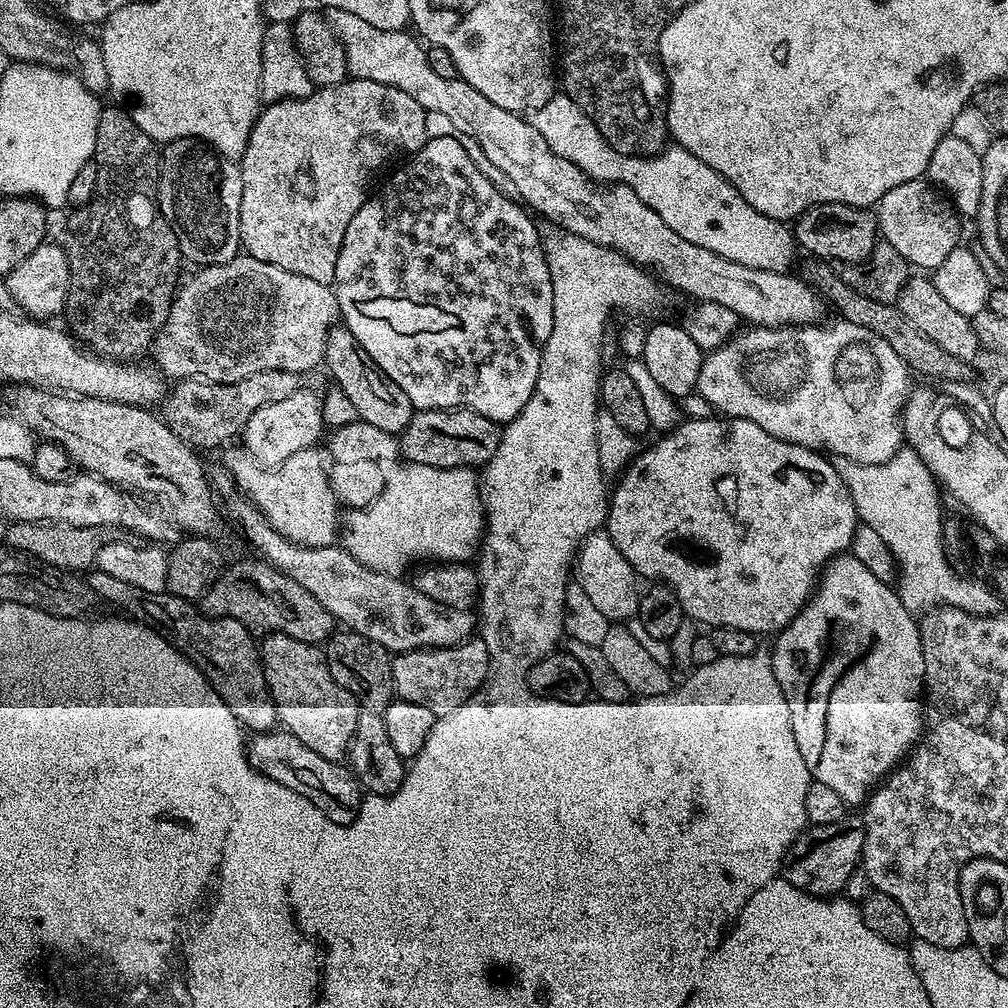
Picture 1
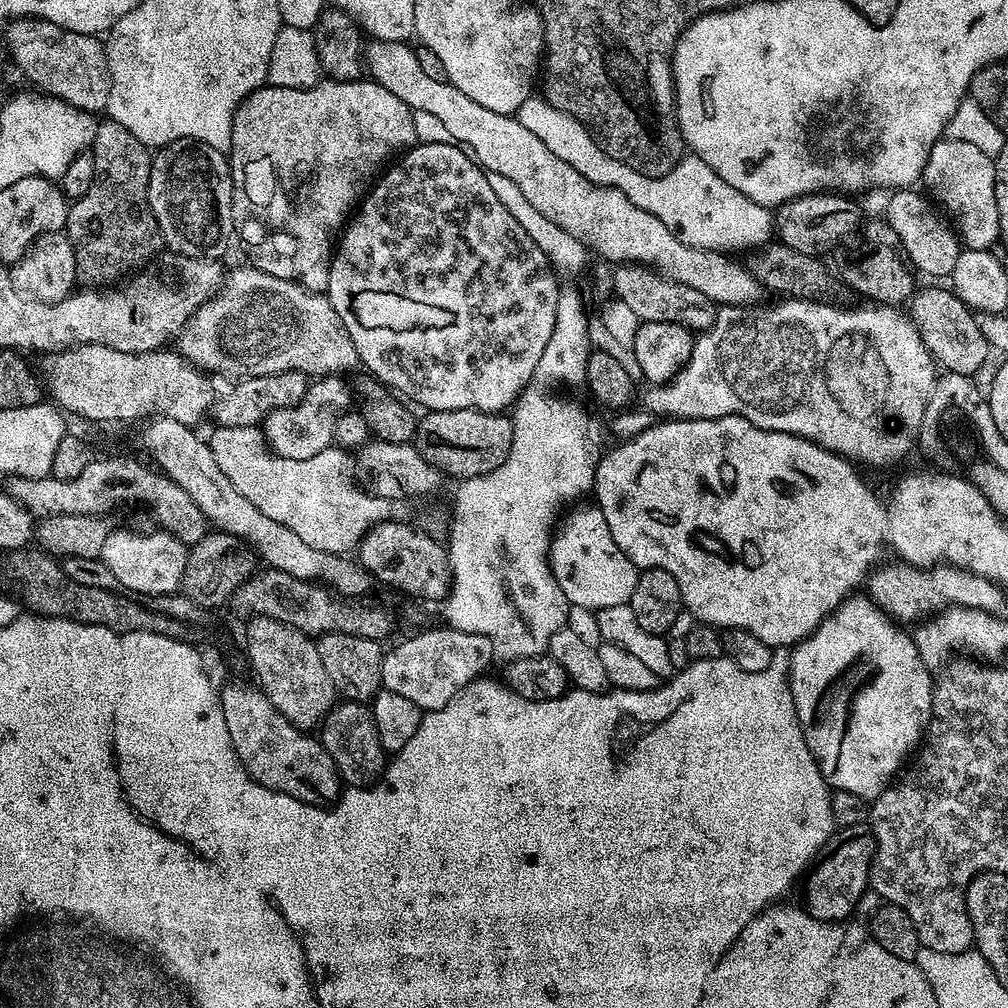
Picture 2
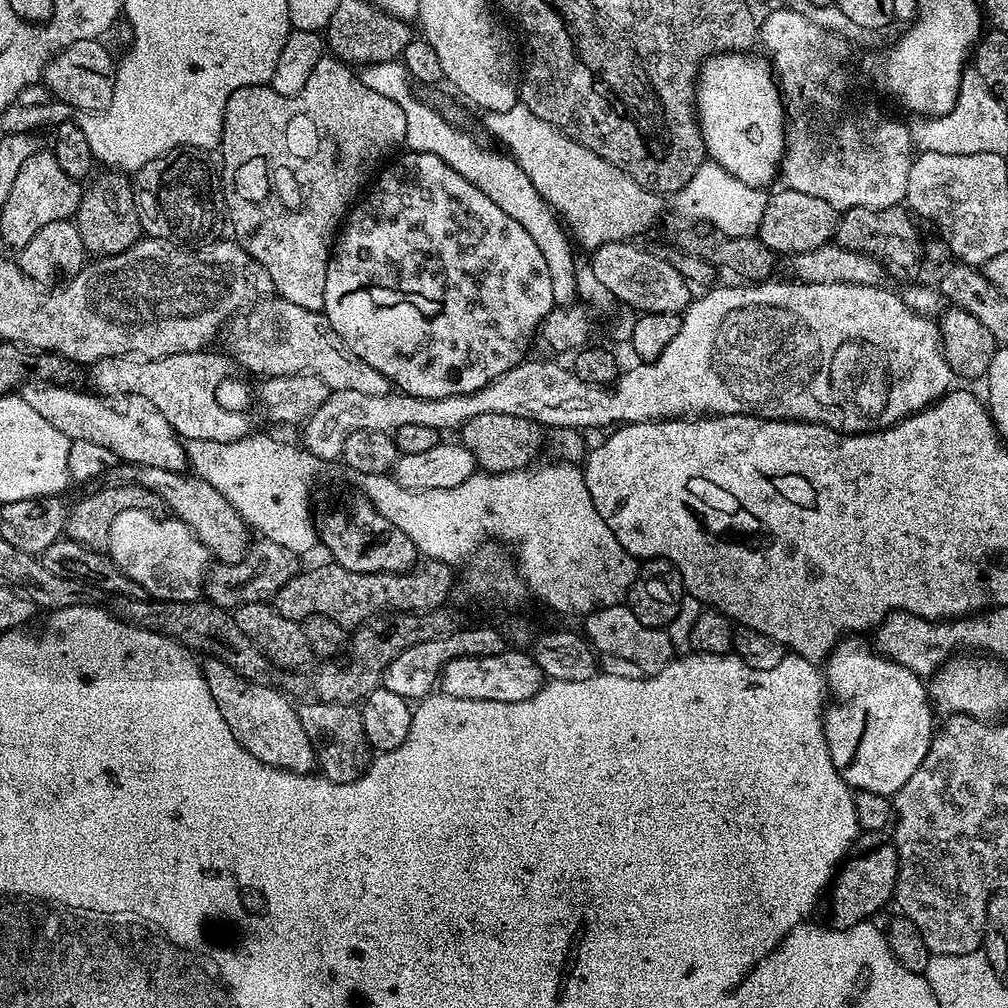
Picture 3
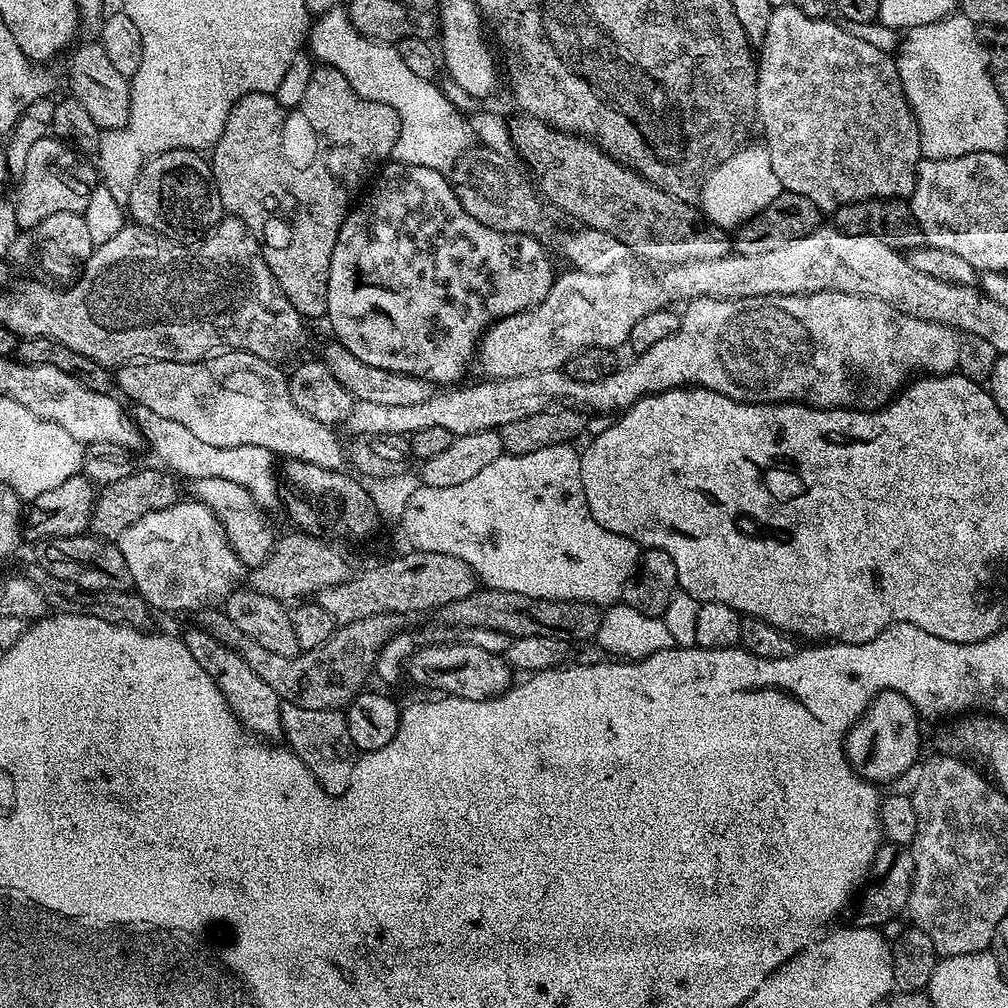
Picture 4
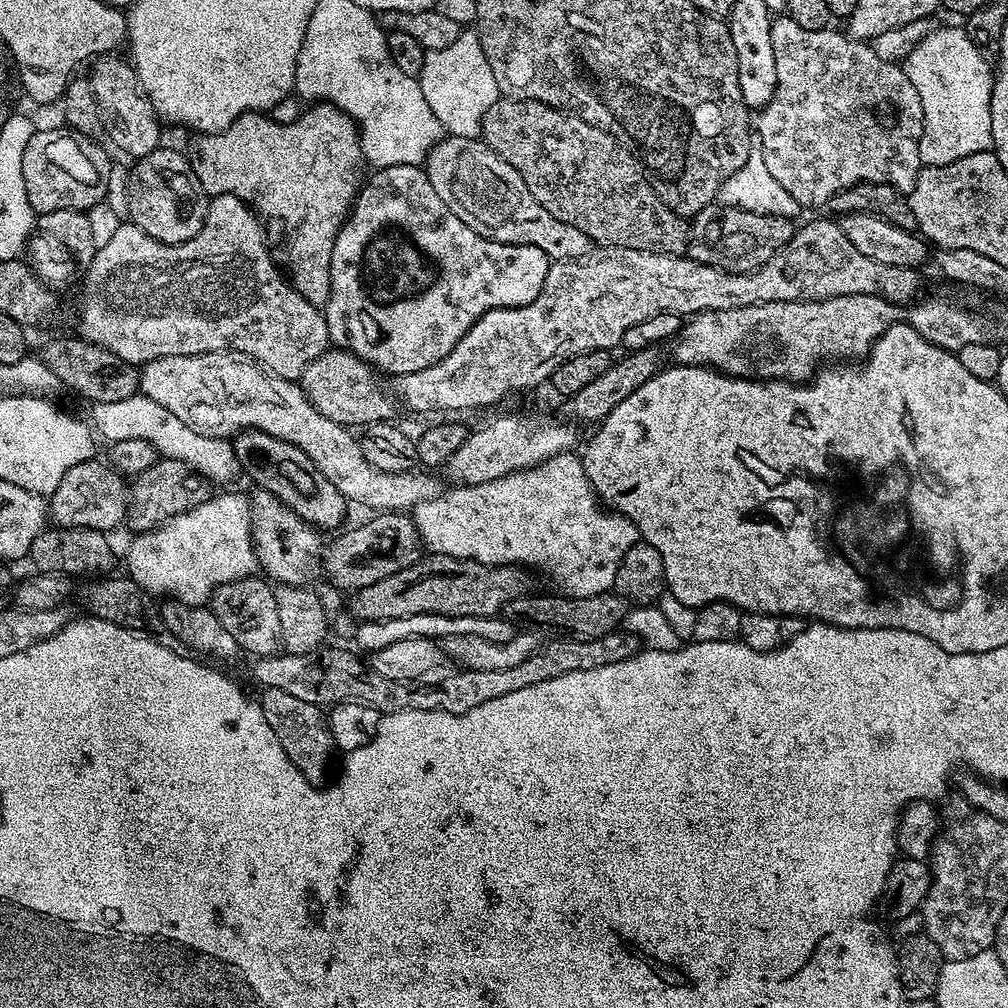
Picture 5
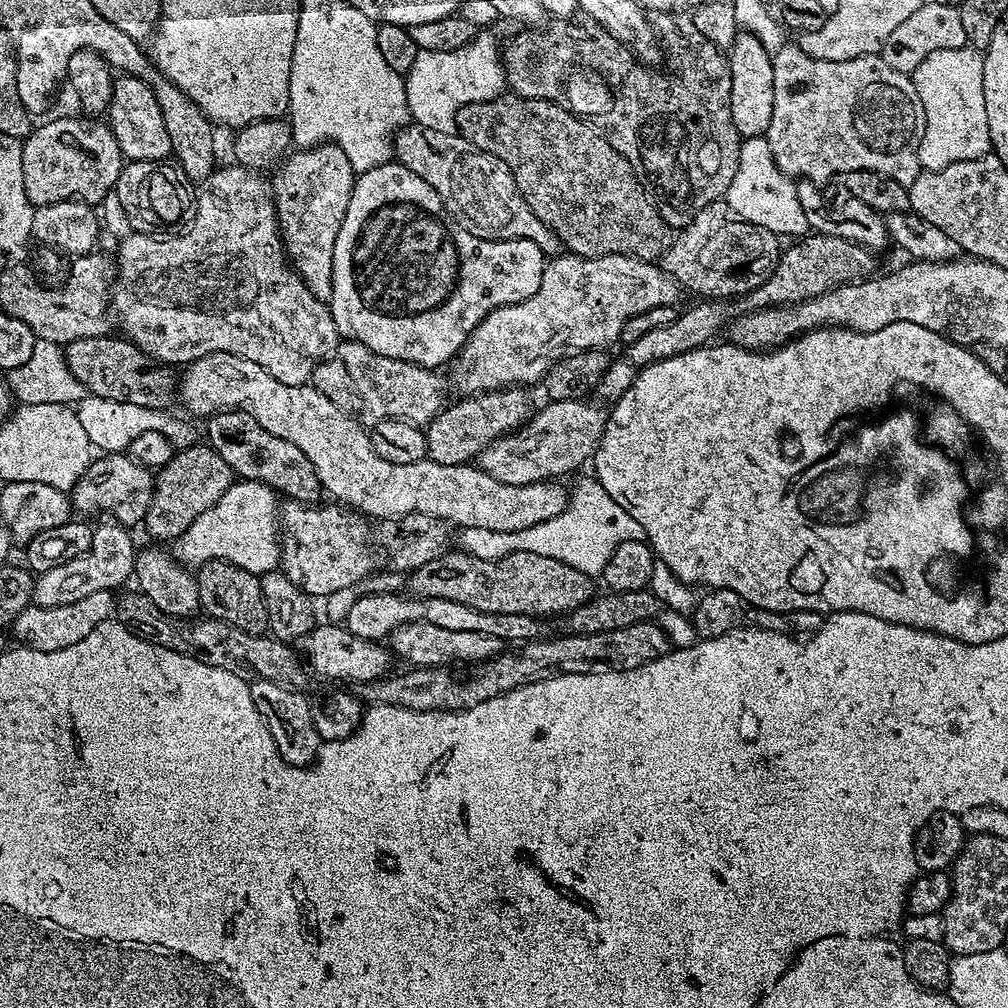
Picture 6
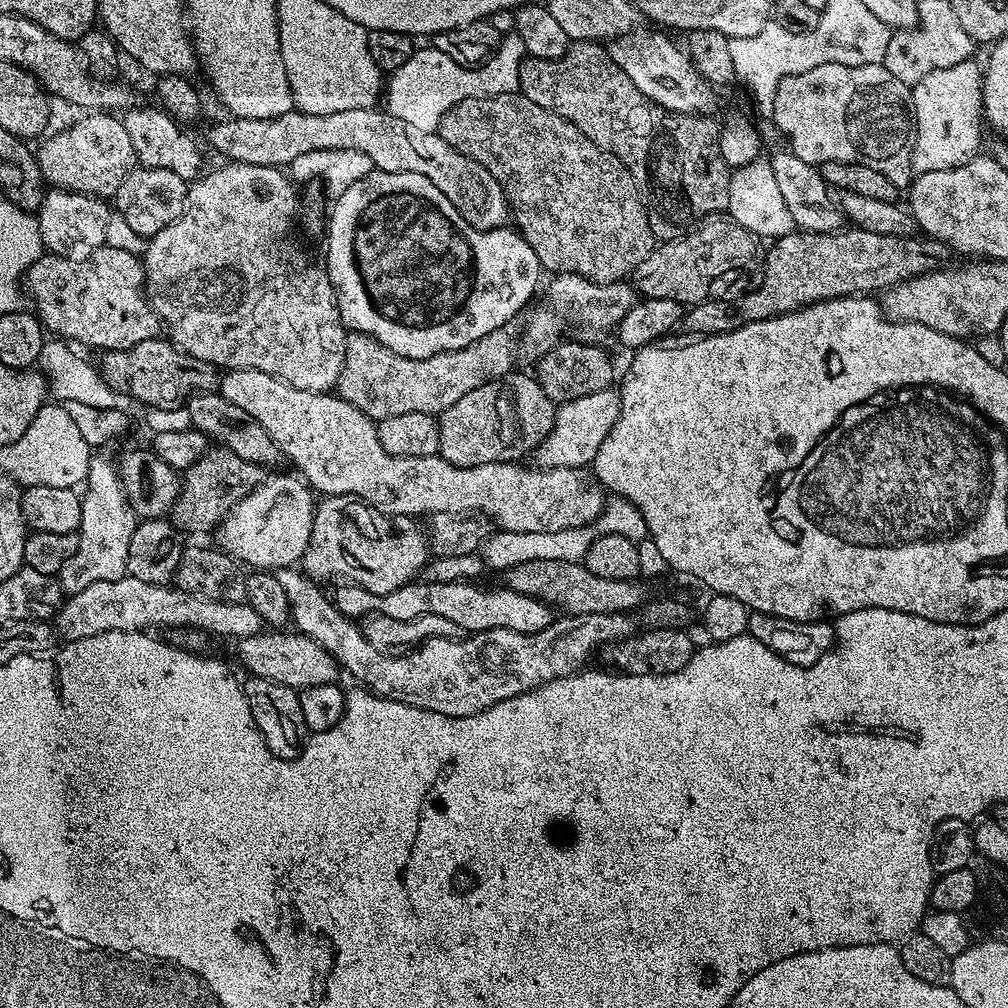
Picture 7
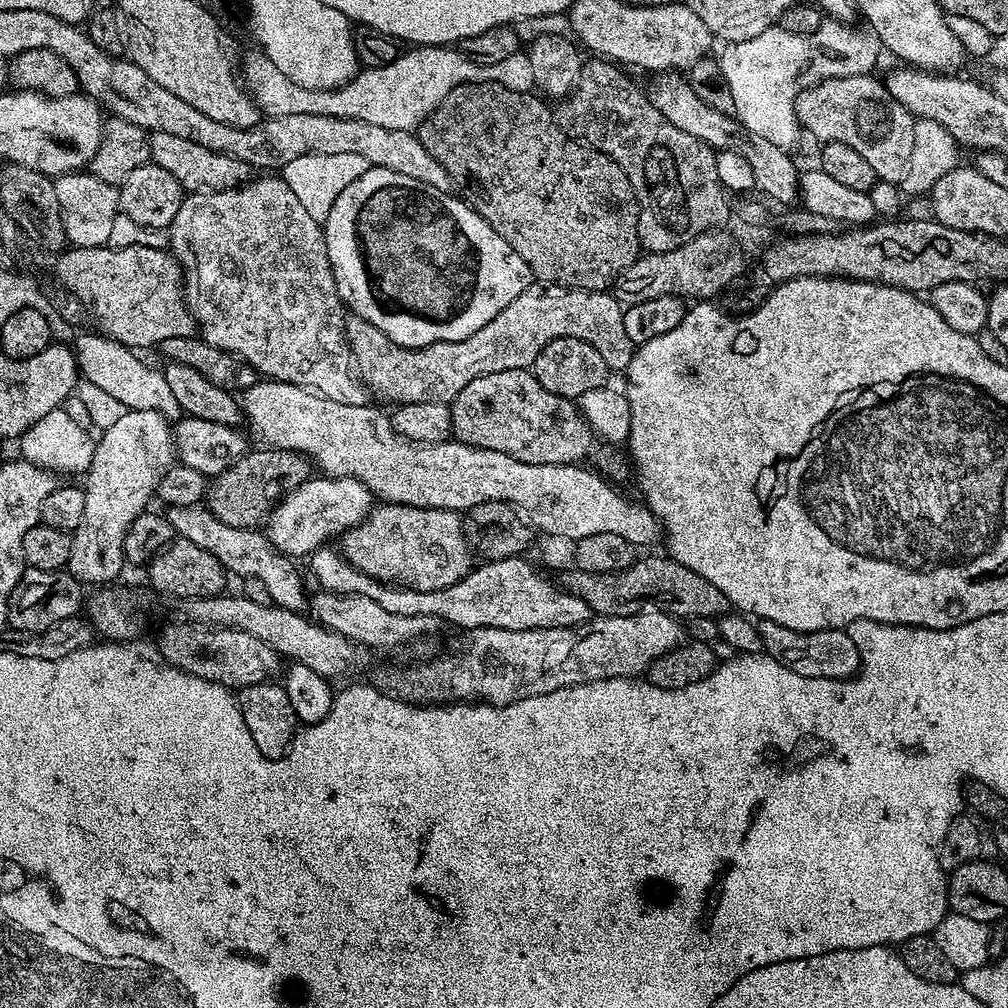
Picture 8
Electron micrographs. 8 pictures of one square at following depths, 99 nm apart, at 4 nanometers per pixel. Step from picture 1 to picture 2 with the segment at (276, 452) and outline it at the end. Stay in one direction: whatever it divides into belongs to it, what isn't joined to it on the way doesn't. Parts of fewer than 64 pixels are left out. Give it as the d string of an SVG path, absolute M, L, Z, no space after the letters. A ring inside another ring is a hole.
M340 376L313 379L302 402L270 413L263 422L262 431L272 451L282 458L314 458L314 454L322 454L322 450L333 447L334 426L338 418L353 407L354 392L344 380L347 379Z

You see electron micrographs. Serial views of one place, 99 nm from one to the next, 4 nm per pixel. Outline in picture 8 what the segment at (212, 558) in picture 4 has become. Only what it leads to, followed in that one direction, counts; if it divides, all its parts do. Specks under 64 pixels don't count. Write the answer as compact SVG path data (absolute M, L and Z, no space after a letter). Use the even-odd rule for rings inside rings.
M316 474L301 488L286 492L277 502L272 513L268 515L266 535L269 543L285 556L308 558L317 548L327 545L331 536L339 537L349 528L362 523L373 507L372 491L352 476L333 478Z

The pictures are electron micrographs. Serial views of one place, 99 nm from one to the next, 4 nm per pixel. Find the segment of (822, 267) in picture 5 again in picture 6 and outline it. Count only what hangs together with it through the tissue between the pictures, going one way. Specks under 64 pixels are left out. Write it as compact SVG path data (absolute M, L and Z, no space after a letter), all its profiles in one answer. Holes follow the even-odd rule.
M571 254L553 255L551 259L545 263L544 273L542 274L542 282L540 289L534 294L530 294L530 298L526 298L517 304L507 304L501 308L496 308L482 323L468 336L467 342L462 345L459 352L456 353L451 361L452 368L452 384L460 391L461 397L479 396L484 392L497 392L500 388L514 388L517 386L529 386L535 382L543 381L545 374L550 370L550 366L554 366L564 356L570 356L574 352L585 352L591 348L601 350L607 349L607 344L616 344L622 334L622 326L626 326L626 322L630 322L630 318L634 318L634 314L646 314L646 310L654 310L654 306L672 306L677 302L676 299L682 295L682 289L659 263L650 260L639 260L633 256L574 256Z

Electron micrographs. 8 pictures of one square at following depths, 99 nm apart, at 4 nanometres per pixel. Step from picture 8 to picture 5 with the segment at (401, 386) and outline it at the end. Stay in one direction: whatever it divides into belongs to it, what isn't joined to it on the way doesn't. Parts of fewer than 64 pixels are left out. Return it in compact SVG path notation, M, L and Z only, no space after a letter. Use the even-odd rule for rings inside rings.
M332 346L318 358L314 358L310 366L306 366L298 383L318 414L326 414L326 418L330 418L332 422L356 430L361 426L391 421L396 408L398 409L397 401L385 385L384 388L380 385L379 378L381 379L371 364L358 358L353 352Z

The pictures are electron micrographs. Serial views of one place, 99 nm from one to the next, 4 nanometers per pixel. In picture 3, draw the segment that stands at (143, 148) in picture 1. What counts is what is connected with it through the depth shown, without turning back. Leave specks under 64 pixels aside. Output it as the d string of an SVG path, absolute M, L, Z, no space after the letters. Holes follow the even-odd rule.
M108 170L105 173L105 176L97 175L89 188L87 185L74 217L78 234L82 234L85 253L96 258L112 256L115 252L125 252L142 236L138 210L132 193L132 180L116 170Z

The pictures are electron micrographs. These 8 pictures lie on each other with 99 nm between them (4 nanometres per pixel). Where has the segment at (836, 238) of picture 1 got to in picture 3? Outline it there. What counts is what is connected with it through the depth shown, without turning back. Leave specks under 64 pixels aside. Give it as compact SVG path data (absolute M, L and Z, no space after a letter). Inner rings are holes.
M781 187L779 191L767 197L758 231L758 239L771 252L809 252L821 248L835 237L838 210L830 206L830 202L822 202L822 198L814 198L810 194L798 194L798 190L785 187Z

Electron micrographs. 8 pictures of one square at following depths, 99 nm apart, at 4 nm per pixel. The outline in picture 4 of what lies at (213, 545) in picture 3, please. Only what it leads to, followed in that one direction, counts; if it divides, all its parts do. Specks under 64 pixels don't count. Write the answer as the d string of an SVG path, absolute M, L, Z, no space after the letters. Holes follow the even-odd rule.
M198 478L191 481L190 487L192 487L191 499L206 505L224 527L226 538L234 554L238 554L241 565L251 570L263 564L272 553L272 546L278 539L278 532L272 529L272 524L268 521L269 513L261 508L259 502L250 494L250 490L225 478Z

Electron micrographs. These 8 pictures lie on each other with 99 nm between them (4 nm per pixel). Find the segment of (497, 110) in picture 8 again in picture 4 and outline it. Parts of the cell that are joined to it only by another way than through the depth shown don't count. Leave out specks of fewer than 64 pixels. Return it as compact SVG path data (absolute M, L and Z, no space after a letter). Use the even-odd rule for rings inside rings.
M516 114L507 123L511 147L520 151L521 158L528 163L539 195L573 216L577 225L612 234L629 253L637 252L642 259L653 260L656 266L733 255L734 244L725 229L710 226L689 201L674 199L591 140L575 132L562 132L527 114Z

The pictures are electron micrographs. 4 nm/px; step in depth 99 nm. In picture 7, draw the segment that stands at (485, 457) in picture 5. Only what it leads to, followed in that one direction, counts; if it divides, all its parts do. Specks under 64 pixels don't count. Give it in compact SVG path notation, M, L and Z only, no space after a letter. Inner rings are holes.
M612 388L559 405L556 424L532 453L531 463L538 468L588 468L598 454L598 446L606 442L606 434L610 434L614 422L618 422L619 413L620 393Z

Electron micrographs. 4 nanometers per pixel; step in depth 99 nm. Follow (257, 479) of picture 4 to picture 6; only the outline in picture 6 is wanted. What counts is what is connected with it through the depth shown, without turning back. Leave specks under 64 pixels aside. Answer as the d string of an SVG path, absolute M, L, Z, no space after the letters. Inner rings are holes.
M88 394L77 403L74 411L93 447L106 454L125 451L130 442L149 430L162 434L178 450L189 448L198 440L195 428L190 423L170 414L171 411L167 409L114 402L112 399L102 399L100 396Z

